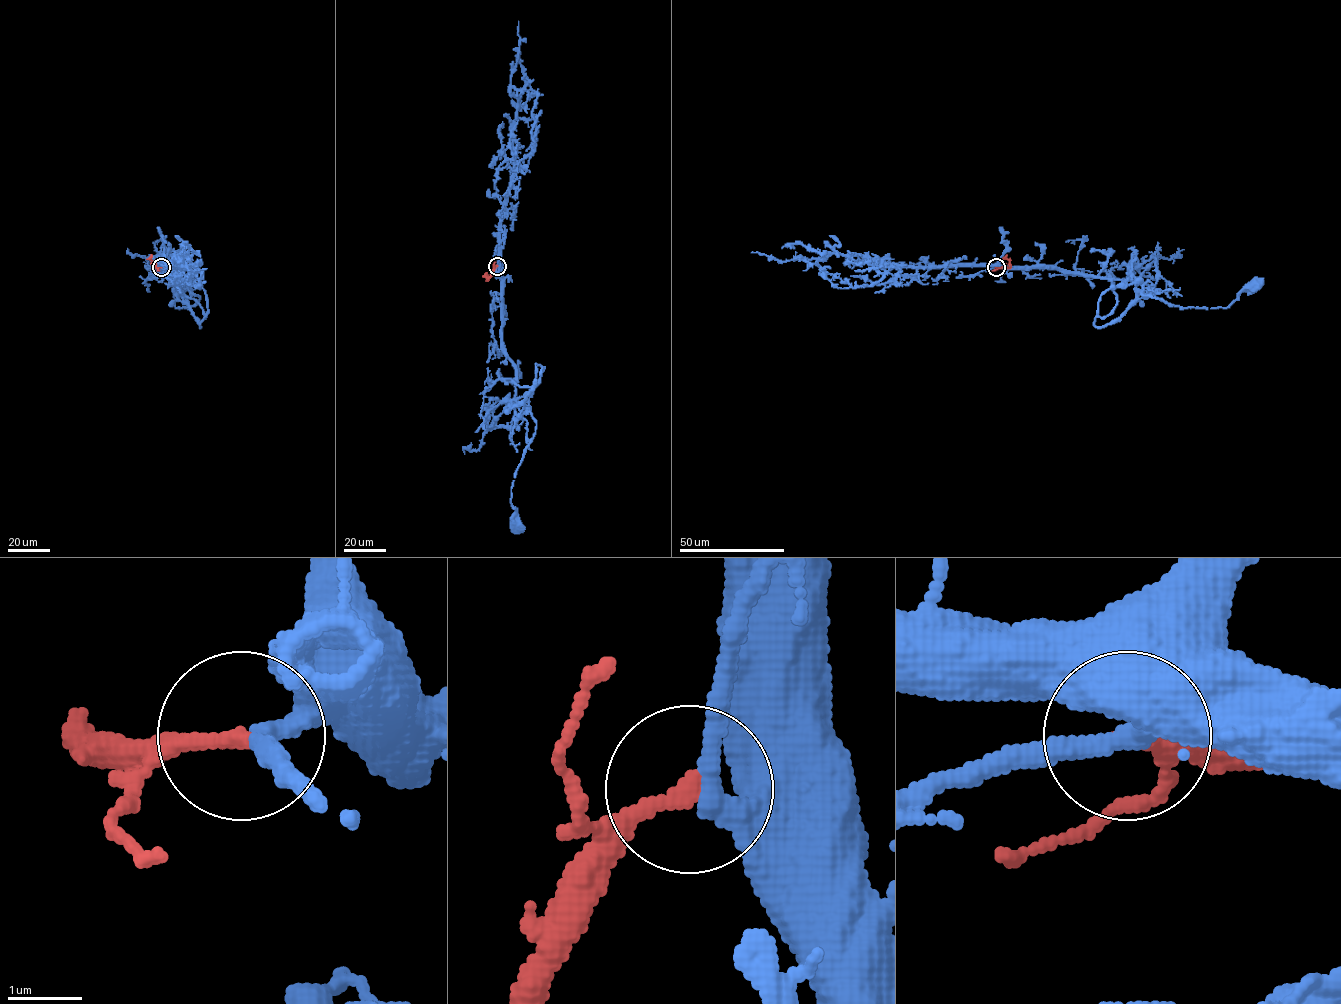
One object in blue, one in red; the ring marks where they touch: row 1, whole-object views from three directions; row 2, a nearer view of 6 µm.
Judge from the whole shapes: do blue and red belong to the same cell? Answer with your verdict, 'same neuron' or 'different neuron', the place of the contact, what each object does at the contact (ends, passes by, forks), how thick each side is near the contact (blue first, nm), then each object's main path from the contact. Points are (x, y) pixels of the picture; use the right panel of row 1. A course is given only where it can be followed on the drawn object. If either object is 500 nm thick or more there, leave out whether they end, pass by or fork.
same neuron; at (996, 267); blue passes by; red ends there; 280 nm thick on the blue side, 240 nm on the other; blue runs (996, 267), (1059, 267), (1130, 280), (1142, 286), (1143, 295), (1184, 308), (1227, 308), (1242, 291), (1254, 285); red runs (996, 267), (1011, 266), (1009, 261), (1003, 257)

